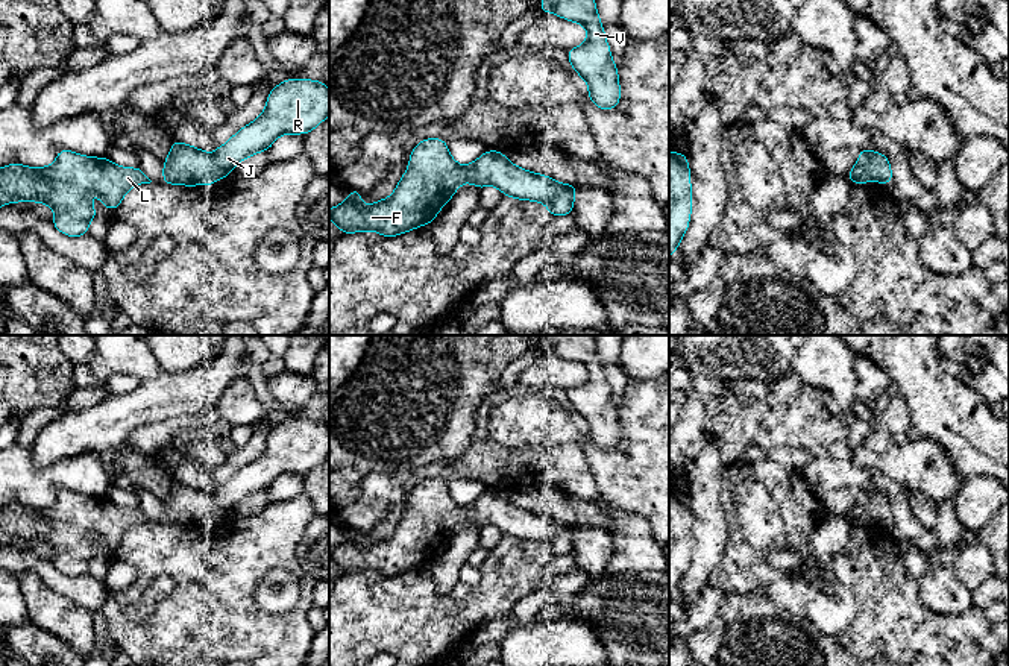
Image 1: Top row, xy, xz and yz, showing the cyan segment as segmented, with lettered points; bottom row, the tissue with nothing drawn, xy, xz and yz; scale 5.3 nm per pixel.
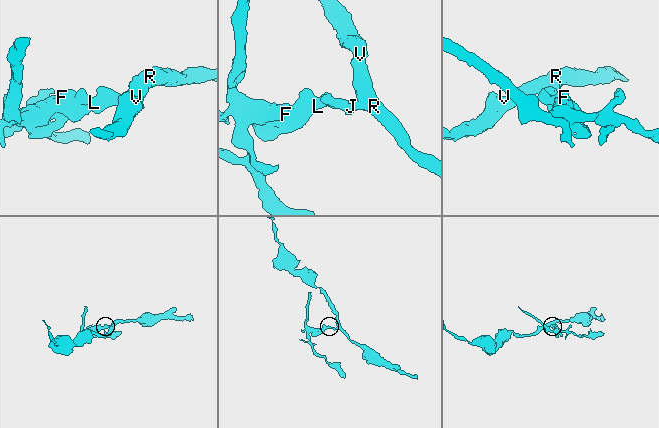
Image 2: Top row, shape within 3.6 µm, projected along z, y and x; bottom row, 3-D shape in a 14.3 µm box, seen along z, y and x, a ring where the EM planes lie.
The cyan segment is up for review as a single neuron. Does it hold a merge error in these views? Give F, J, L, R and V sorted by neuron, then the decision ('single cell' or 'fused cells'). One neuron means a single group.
groups F J L R V; single cell

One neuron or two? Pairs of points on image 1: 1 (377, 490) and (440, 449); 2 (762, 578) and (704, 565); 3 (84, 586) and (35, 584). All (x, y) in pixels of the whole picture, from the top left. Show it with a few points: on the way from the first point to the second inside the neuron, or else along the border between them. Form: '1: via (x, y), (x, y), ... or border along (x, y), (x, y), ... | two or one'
1: border along (445, 461), (375, 474) | two
2: border along (722, 557), (707, 583) | two
3: border along (17, 572), (35, 572), (50, 587), (78, 604) | two

